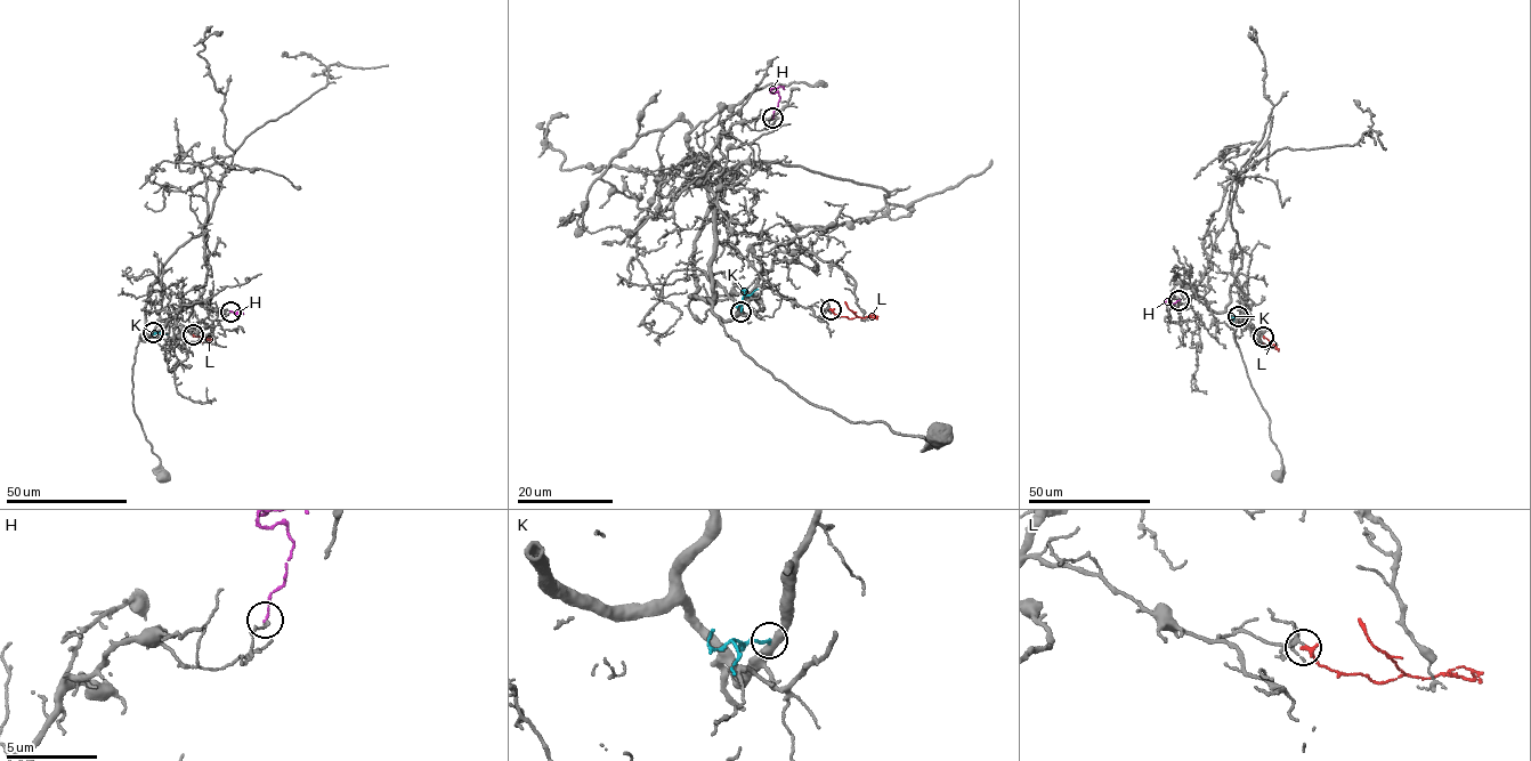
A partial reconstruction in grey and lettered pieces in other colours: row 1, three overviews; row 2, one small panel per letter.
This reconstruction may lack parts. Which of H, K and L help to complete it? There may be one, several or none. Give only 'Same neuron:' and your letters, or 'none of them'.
Same neuron: none of them

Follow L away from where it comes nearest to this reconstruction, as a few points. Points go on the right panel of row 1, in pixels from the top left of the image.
L: (1263, 337), (1278, 350)

